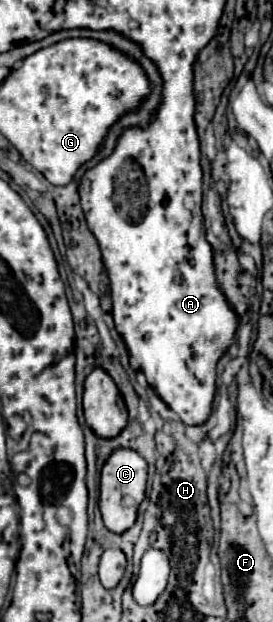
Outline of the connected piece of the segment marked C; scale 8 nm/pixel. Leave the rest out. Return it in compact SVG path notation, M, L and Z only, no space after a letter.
M118 448L110 454L102 468L102 480L100 480L100 512L106 528L110 532L124 532L136 522L136 512L138 504L144 500L144 490L146 490L146 460L136 452L136 450L126 450Z

